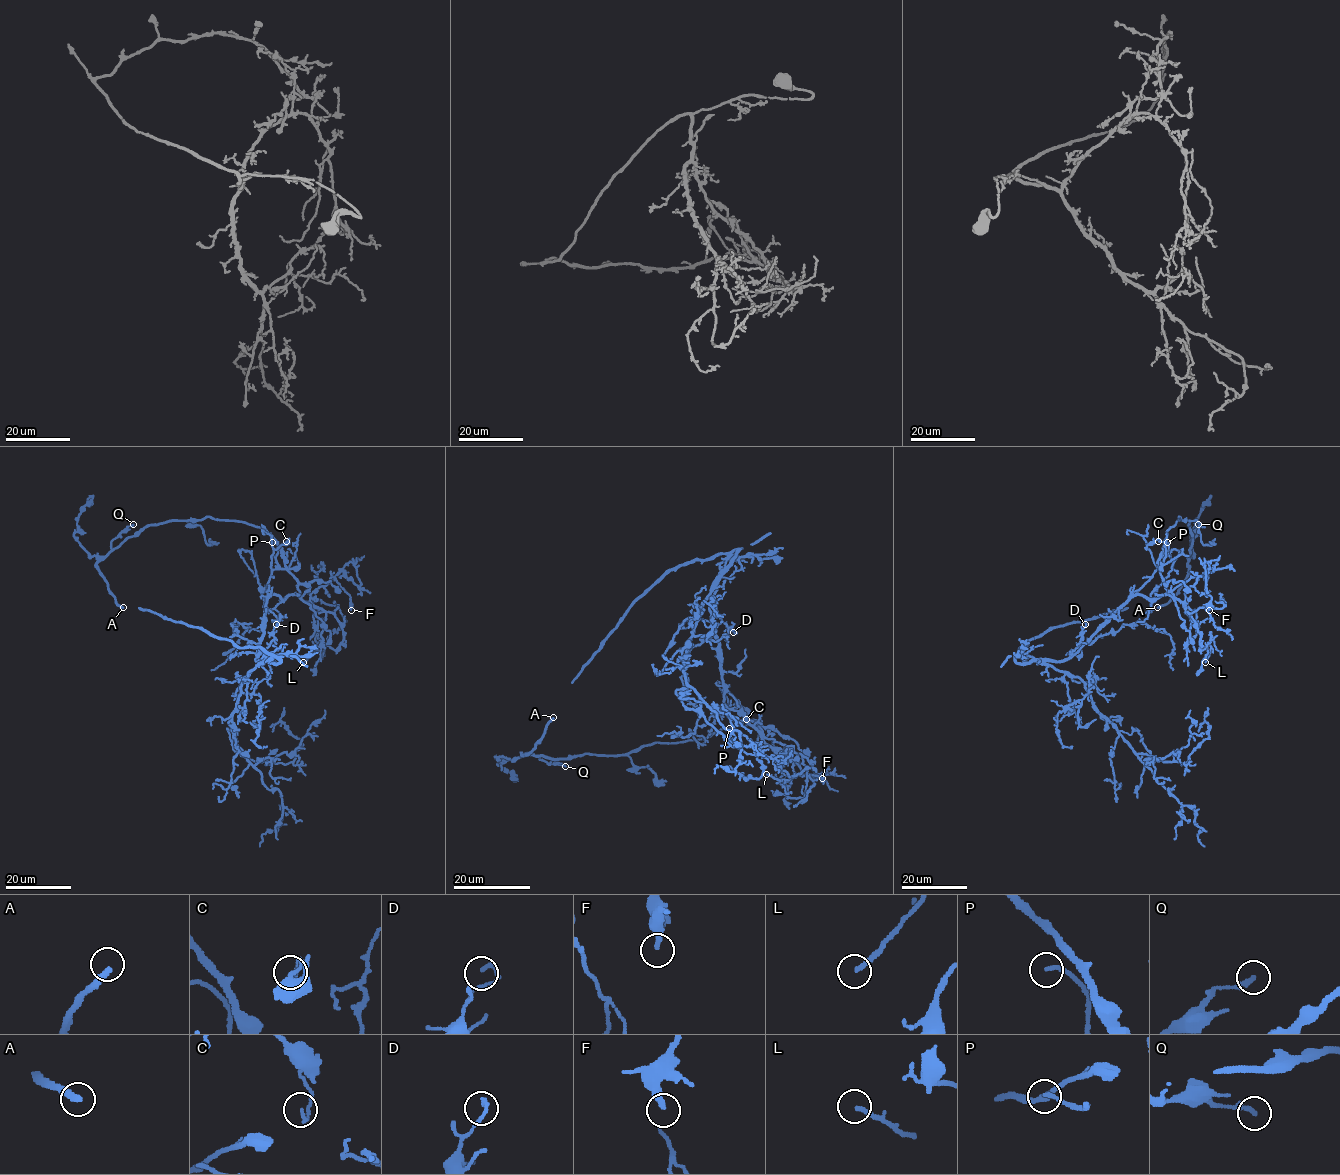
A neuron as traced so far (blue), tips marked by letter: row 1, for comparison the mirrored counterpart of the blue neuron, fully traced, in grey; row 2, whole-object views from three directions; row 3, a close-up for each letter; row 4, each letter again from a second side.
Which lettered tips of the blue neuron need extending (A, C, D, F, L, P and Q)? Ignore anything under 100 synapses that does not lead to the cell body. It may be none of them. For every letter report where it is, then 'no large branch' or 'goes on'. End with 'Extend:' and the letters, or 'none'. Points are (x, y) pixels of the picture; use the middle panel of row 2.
A: at (553, 717); no large branch
C: at (746, 719); no large branch
D: at (733, 632); no large branch
F: at (822, 778); no large branch
L: at (766, 774); no large branch
P: at (729, 728); no large branch
Q: at (565, 766); no large branch
Extend: none

